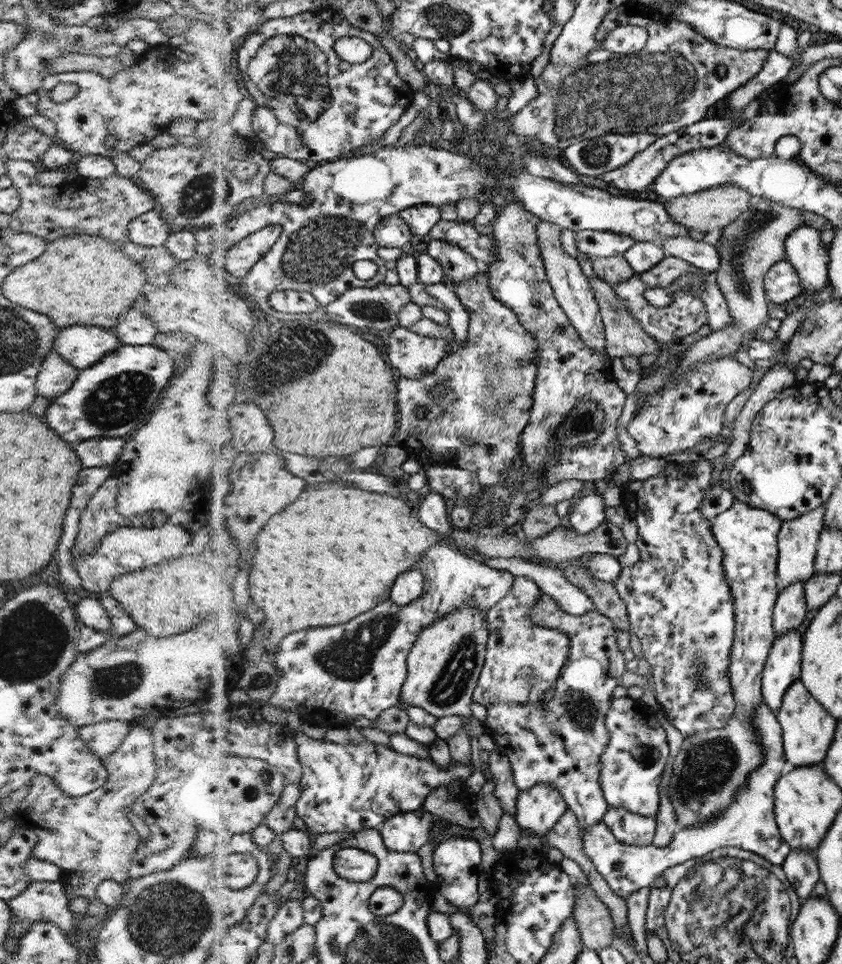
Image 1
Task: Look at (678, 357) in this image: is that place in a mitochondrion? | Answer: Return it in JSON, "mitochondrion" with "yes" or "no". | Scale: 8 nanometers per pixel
{"mitochondrion":"no"}

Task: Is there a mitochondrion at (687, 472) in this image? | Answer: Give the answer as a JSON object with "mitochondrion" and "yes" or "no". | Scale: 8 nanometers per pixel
{"mitochondrion":"no"}

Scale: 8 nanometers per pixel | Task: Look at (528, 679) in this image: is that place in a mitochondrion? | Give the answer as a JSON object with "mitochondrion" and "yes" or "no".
{"mitochondrion":"yes"}

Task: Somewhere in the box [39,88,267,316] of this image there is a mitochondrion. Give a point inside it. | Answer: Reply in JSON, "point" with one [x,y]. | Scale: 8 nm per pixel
{"point":[198,197]}

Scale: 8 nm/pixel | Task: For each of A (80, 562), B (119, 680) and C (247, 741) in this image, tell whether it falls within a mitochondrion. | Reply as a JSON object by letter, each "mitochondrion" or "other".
{"A":"other","B":"mitochondrion","C":"other"}

